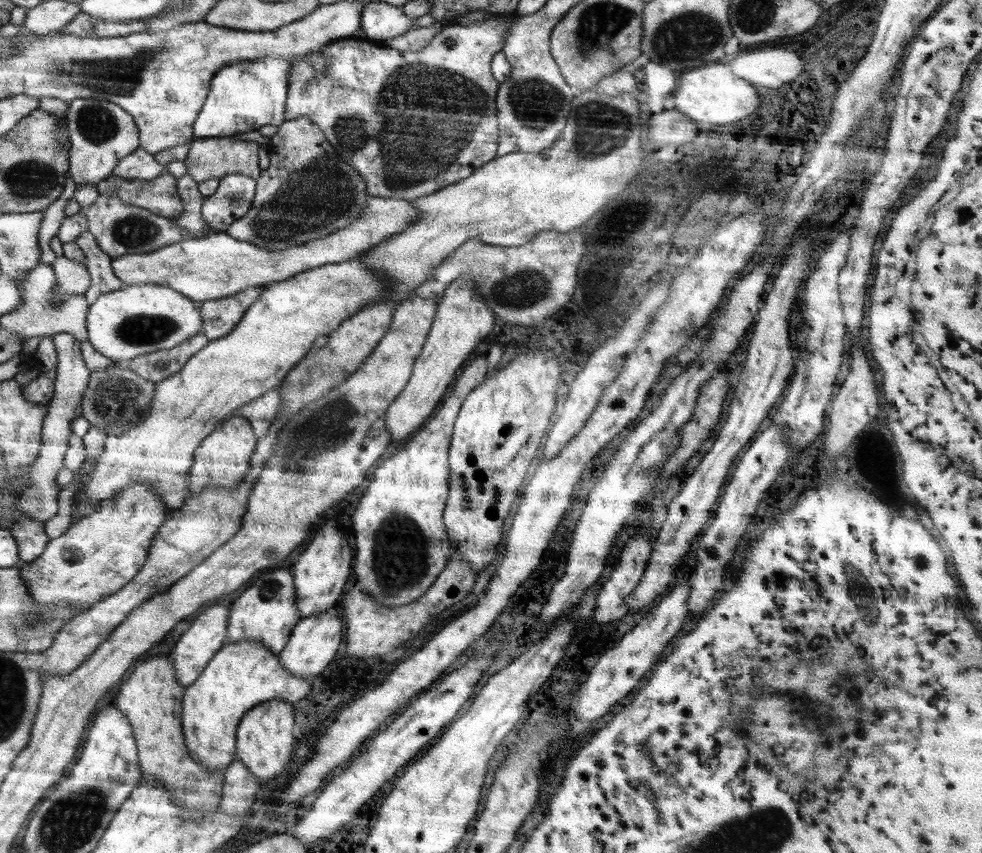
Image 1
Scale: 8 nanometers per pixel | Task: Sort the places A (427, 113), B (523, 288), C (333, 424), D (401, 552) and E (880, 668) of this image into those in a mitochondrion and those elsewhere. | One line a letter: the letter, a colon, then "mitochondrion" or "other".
A: mitochondrion
B: mitochondrion
C: mitochondrion
D: mitochondrion
E: other

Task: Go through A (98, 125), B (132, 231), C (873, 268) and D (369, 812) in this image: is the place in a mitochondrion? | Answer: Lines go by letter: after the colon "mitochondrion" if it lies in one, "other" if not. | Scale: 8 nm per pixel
A: mitochondrion
B: mitochondrion
C: other
D: other

